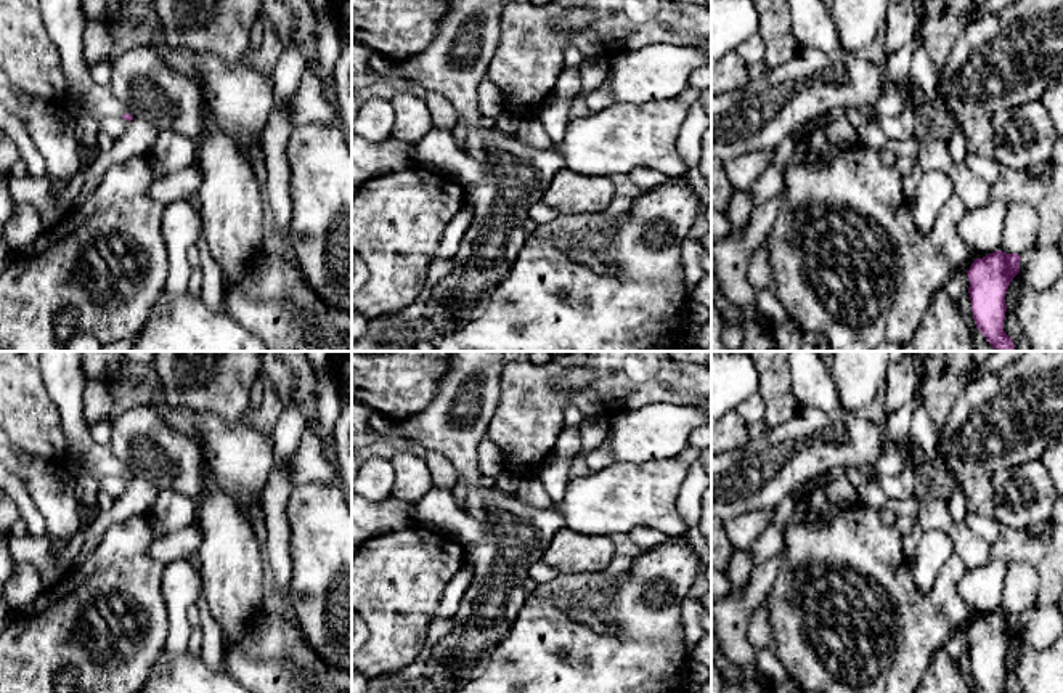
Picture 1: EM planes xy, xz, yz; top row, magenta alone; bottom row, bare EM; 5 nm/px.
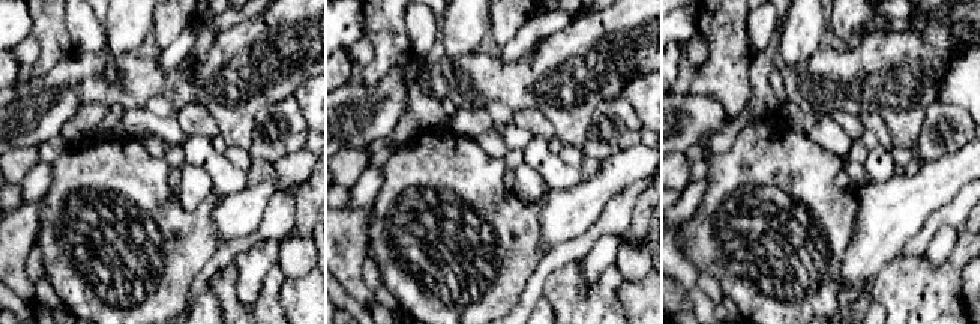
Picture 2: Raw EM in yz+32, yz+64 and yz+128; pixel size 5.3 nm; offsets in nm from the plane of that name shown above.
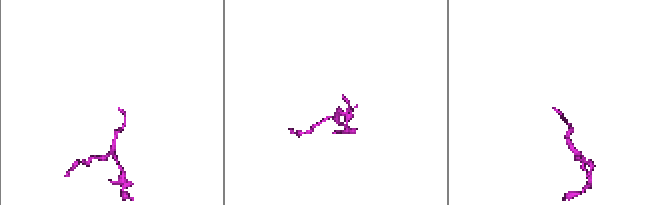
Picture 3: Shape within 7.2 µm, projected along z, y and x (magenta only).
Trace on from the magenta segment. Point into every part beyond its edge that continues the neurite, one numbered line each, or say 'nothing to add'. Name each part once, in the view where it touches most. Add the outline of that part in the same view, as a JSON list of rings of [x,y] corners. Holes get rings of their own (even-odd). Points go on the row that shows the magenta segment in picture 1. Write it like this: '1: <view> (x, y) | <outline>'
1: xy (65, 20) | [[[40,0],[40,13],[48,37],[59,50],[63,72],[69,82],[66,111],[74,119],[92,116],[98,120],[130,114],[109,87],[98,85],[90,75],[83,58],[87,19],[82,0]]]

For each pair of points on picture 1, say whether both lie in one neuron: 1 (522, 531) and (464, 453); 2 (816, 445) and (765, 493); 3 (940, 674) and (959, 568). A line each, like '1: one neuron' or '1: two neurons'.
1: one neuron
2: one neuron
3: two neurons

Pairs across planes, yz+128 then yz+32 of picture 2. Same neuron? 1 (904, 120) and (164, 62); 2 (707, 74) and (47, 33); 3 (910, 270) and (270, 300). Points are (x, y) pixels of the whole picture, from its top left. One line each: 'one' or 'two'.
1: two
2: one
3: one

